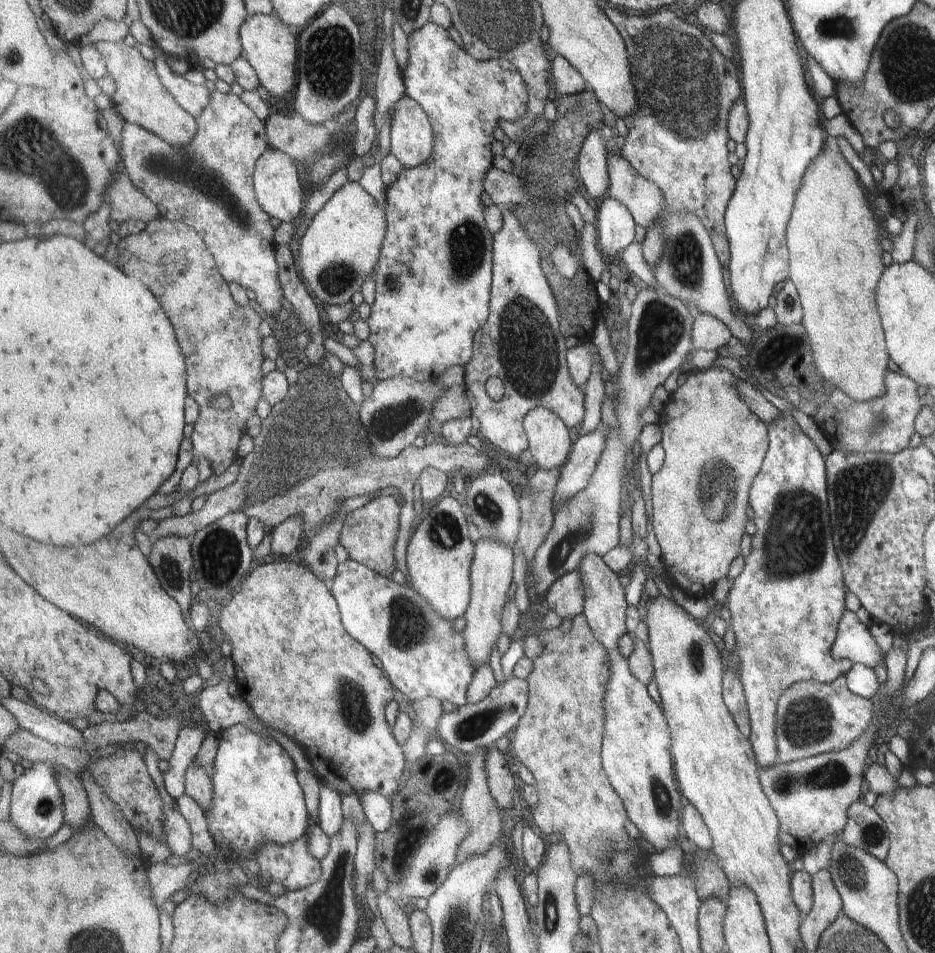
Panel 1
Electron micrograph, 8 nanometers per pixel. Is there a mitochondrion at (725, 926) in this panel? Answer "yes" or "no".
no

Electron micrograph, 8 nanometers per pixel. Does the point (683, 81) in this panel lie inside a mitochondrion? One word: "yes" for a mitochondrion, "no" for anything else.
yes

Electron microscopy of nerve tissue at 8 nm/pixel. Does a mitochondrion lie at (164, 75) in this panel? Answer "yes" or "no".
no

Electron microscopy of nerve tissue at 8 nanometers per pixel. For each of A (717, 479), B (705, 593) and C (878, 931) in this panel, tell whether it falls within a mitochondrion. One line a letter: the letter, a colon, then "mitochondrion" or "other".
A: mitochondrion
B: other
C: mitochondrion

